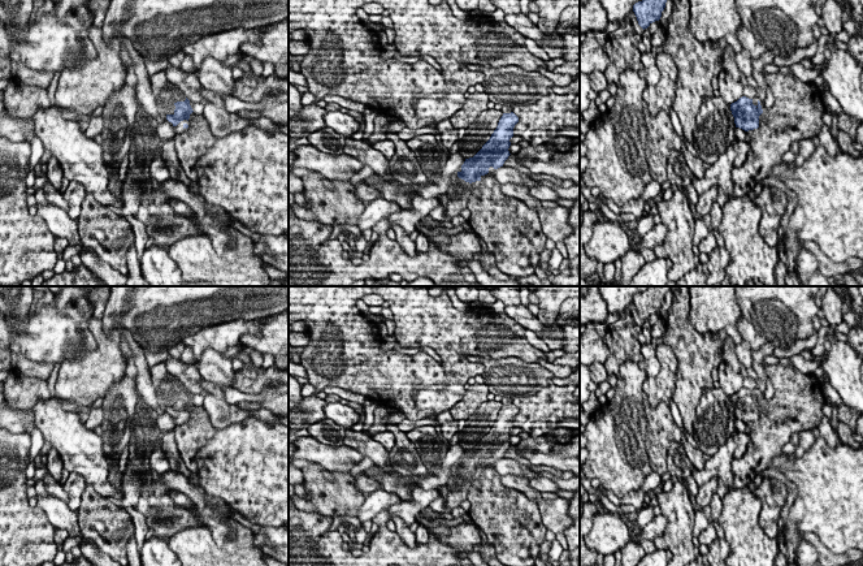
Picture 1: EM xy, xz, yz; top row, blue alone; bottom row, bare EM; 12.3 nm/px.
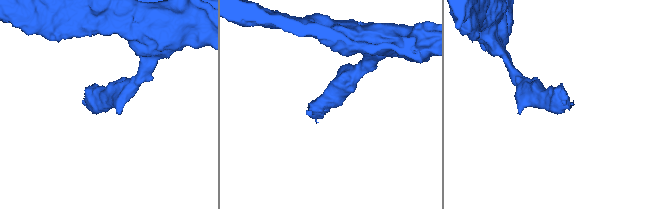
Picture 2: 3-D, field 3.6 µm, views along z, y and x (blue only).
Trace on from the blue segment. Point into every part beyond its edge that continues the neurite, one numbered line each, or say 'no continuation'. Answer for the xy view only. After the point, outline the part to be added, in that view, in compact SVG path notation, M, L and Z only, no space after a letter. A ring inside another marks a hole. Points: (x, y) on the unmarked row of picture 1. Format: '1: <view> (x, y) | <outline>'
1: xy (167, 385) | M165 362L153 366L149 372L152 384L157 393L159 405L164 411L166 411L168 406L174 406L174 396L177 393L185 393L186 390L179 389L182 383L168 372Z

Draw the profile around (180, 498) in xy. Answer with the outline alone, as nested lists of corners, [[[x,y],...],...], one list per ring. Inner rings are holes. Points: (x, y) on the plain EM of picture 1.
[[[170,492],[166,497],[170,497],[178,507],[194,510],[190,498],[186,497],[183,493]]]

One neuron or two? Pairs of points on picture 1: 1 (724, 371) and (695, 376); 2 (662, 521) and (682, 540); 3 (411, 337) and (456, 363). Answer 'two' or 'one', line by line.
1: two
2: two
3: one

